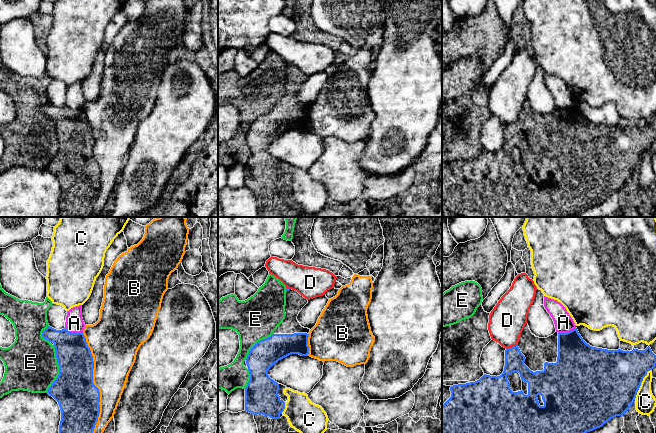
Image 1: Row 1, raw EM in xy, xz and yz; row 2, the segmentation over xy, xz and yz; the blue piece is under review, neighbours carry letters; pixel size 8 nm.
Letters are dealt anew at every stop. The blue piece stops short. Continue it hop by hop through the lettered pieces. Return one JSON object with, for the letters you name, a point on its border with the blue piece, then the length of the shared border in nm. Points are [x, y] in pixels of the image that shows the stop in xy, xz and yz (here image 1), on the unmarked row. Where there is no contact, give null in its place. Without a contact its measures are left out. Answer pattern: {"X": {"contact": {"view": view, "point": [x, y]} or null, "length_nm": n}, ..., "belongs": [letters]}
{"belongs": []}

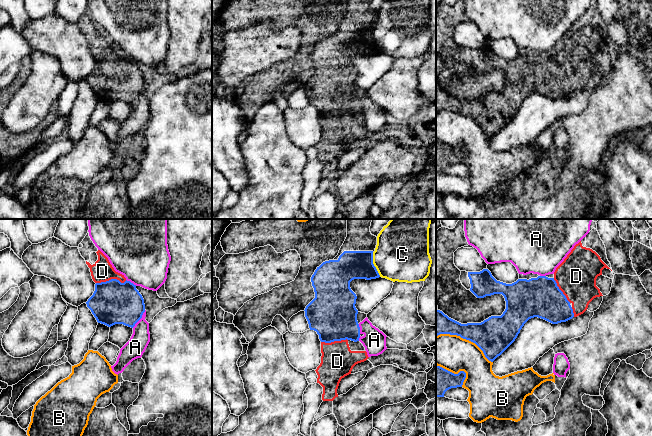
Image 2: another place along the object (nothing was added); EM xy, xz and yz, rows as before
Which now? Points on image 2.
{"D": {"contact": {"view": "xy", "point": [111, 55]}, "length_nm": 240}, "belongs": ["D"]}

